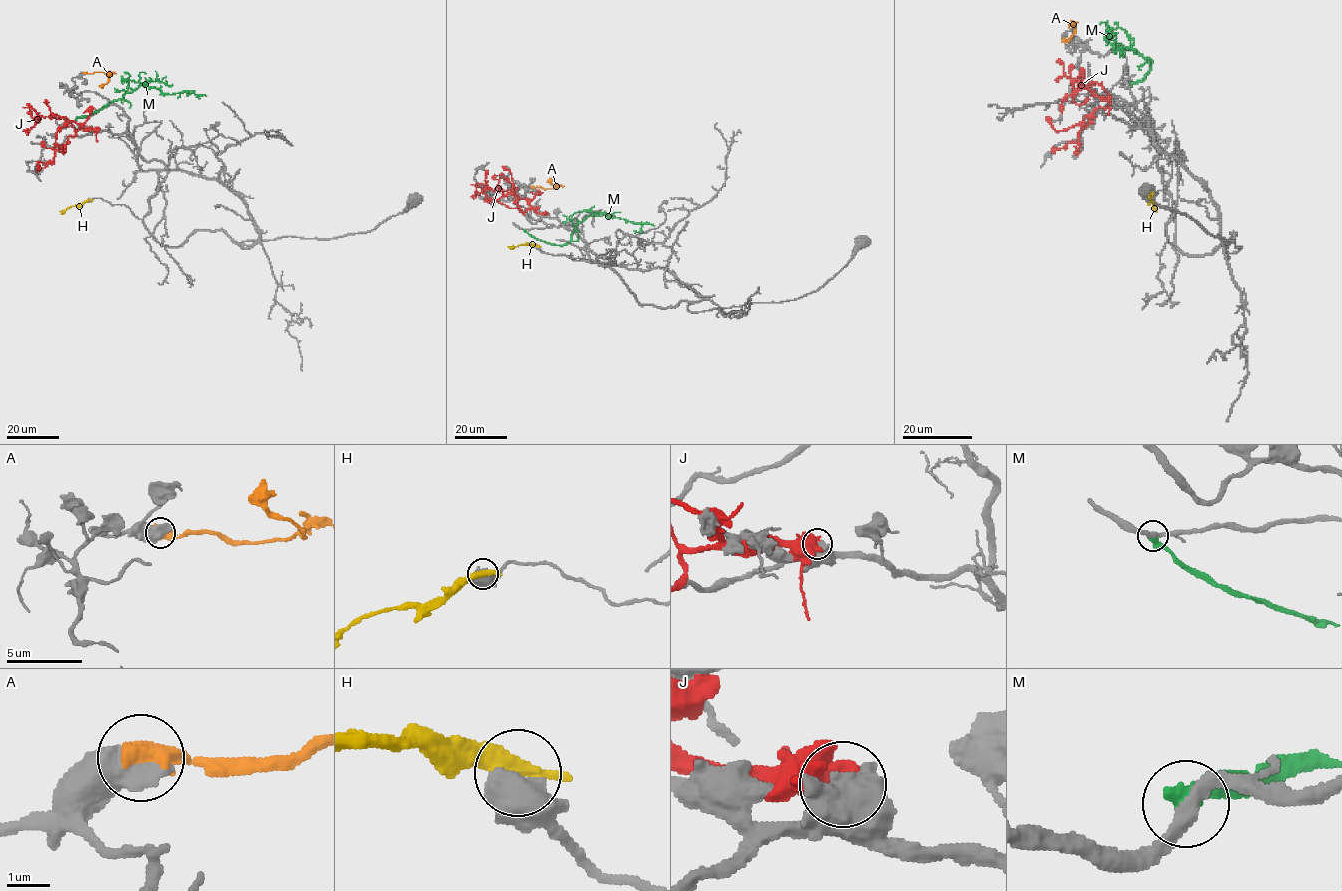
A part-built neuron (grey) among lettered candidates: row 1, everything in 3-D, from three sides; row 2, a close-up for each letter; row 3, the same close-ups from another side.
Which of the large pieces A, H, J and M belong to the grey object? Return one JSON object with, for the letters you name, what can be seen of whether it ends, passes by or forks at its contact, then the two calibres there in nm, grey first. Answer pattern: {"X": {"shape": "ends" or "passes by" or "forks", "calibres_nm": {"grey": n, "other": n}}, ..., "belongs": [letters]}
{"A": {"shape": "ends", "calibres_nm": {"grey": 800, "other": 700}}, "belongs": ["A"]}

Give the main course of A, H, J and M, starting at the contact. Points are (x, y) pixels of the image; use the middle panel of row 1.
A: (532, 187), (557, 187), (550, 183), (550, 178)
H: (537, 246), (508, 246)
J: (546, 214), (532, 209), (523, 213), (489, 201), (483, 189), (487, 185), (471, 184)
M: (524, 229), (538, 239), (563, 245), (569, 241), (579, 223), (594, 212), (654, 225)

